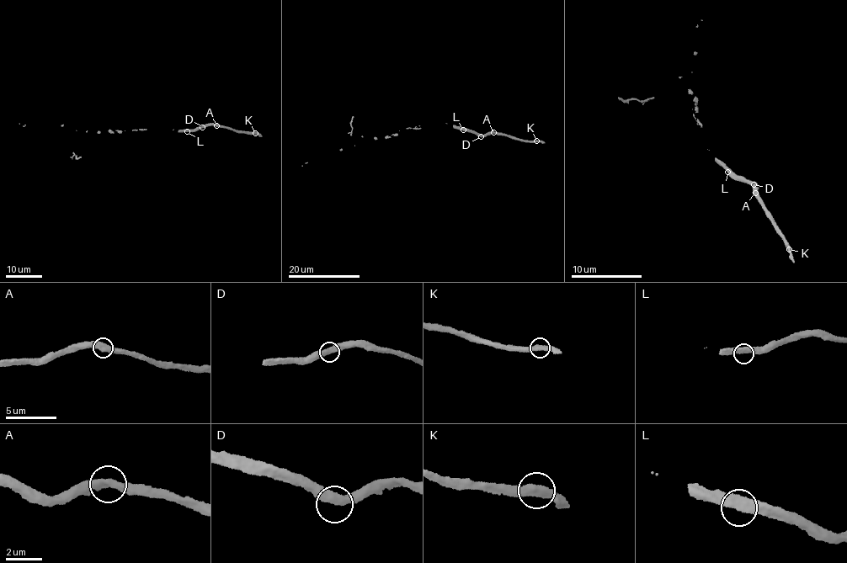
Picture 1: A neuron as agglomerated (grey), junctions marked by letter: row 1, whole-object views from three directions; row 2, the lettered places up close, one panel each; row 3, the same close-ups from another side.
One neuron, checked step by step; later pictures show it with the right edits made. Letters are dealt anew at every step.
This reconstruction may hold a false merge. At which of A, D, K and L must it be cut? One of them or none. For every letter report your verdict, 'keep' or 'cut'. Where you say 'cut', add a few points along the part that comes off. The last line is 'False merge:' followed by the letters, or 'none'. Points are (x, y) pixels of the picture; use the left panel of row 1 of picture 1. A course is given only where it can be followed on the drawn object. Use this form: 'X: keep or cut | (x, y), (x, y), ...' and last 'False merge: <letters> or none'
A: keep
D: keep
K: keep
L: keep
False merge: none

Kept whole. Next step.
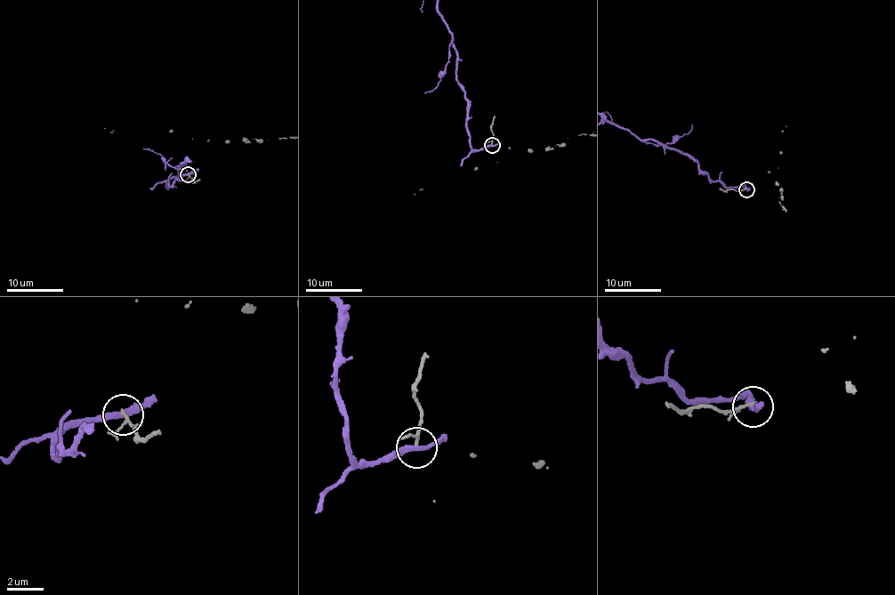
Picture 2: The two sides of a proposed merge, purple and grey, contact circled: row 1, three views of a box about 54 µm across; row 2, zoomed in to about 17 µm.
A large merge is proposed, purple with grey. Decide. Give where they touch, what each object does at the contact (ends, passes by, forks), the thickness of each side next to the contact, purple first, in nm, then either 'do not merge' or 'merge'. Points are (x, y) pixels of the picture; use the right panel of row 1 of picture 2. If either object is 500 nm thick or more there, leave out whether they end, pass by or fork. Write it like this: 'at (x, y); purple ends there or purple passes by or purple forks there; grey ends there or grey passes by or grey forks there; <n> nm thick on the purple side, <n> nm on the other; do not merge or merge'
at (746, 189); purple passes by; grey passes by; 320 nm thick on the purple side, 130 nm on the other; do not merge

